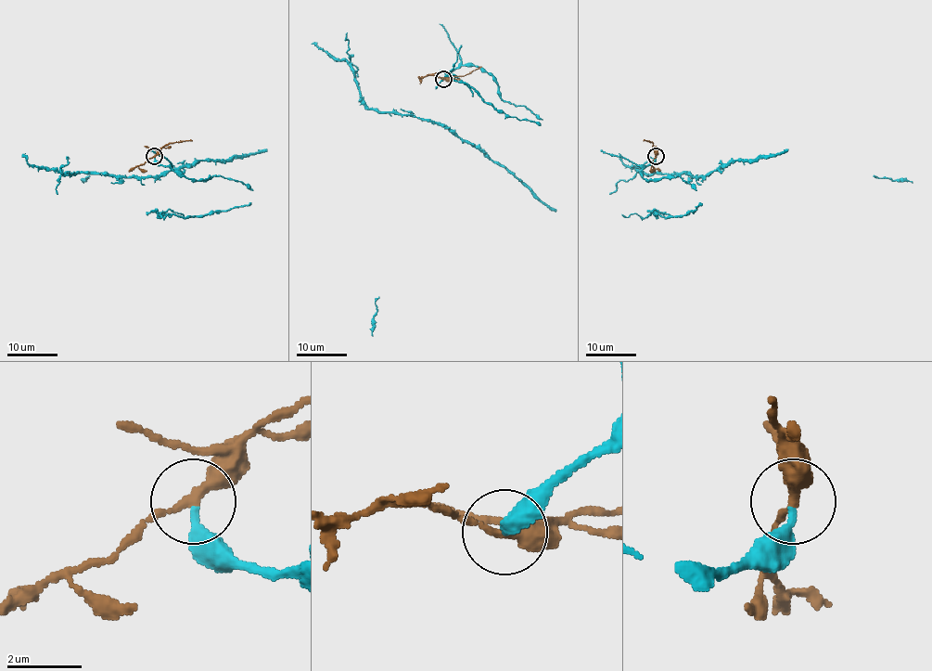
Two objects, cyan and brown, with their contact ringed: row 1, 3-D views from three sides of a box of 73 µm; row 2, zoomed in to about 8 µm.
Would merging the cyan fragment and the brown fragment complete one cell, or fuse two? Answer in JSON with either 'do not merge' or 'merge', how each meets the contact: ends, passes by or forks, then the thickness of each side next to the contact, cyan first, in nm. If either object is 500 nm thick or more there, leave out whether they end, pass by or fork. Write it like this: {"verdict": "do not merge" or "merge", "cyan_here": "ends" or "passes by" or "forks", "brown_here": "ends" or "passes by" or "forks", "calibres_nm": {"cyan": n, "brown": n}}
{"verdict": "do not merge", "cyan_here": "ends", "brown_here": "passes by", "calibres_nm": {"cyan": 280, "brown": 280}}

